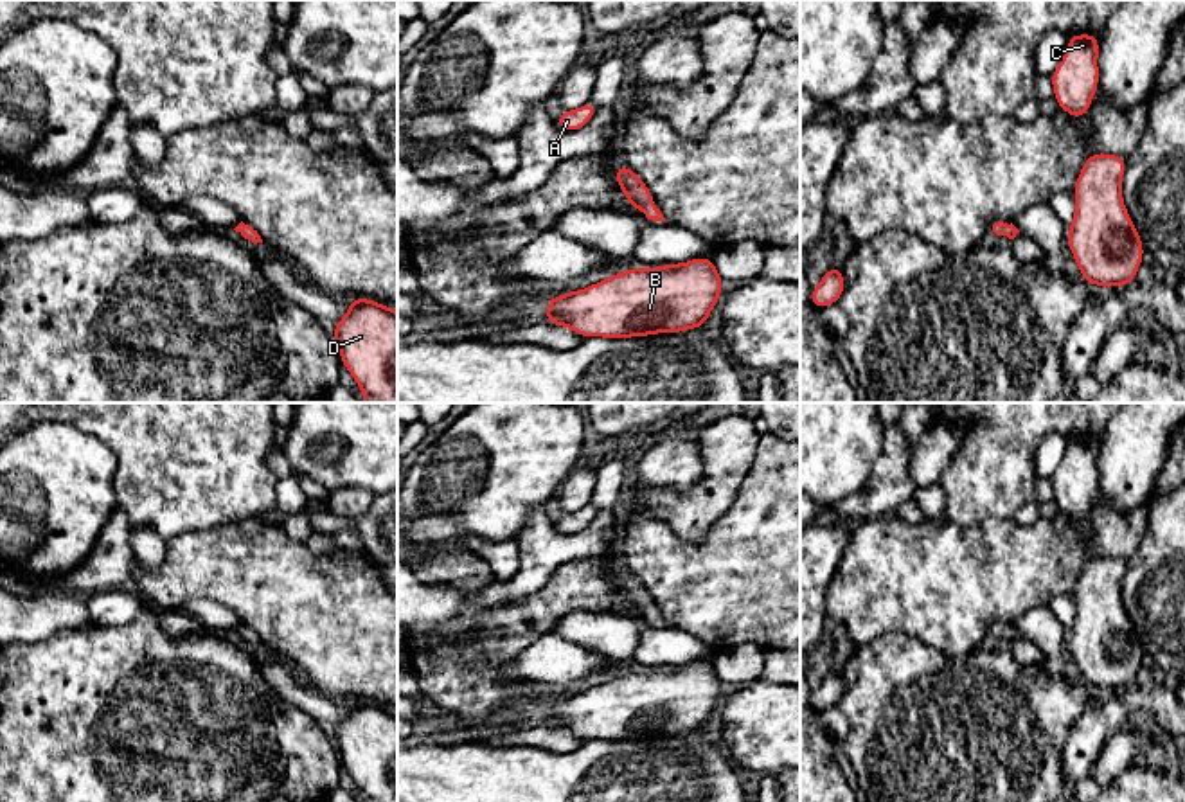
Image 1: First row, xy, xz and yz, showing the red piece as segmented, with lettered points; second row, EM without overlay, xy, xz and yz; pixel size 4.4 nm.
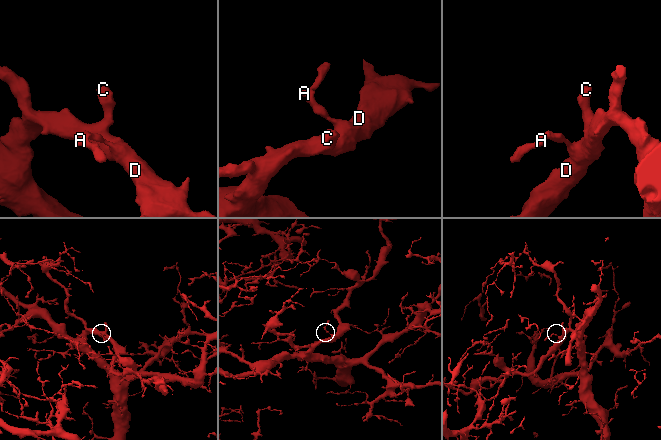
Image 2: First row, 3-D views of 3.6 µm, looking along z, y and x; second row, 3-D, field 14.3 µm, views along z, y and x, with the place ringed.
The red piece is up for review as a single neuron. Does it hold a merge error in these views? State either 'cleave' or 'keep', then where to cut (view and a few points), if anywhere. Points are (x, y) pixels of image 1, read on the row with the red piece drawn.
keep; no cut

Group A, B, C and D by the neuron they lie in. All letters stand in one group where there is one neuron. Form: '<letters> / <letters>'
A B C D

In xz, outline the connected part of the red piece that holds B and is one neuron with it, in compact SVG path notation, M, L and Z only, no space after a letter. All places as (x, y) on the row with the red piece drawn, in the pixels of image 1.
M698 257L656 268L635 266L584 290L550 297L545 316L548 325L570 327L583 338L633 338L656 333L682 333L705 327L705 320L721 297L721 284L723 277L717 273L712 257Z

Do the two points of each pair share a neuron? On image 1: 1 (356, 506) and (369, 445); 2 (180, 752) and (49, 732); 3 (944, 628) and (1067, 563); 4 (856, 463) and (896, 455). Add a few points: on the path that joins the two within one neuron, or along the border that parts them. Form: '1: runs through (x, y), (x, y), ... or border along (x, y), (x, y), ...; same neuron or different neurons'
1: border along (329, 491), (365, 488), (374, 495); different neurons
2: runs through (148, 752), (114, 745), (101, 732), (81, 732); same neuron
3: runs through (975, 597), (1004, 569), (1036, 563); same neuron
4: border along (885, 427), (883, 452), (864, 486); different neurons

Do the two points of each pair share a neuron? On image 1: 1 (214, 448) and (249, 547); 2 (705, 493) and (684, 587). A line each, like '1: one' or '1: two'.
1: two
2: two

